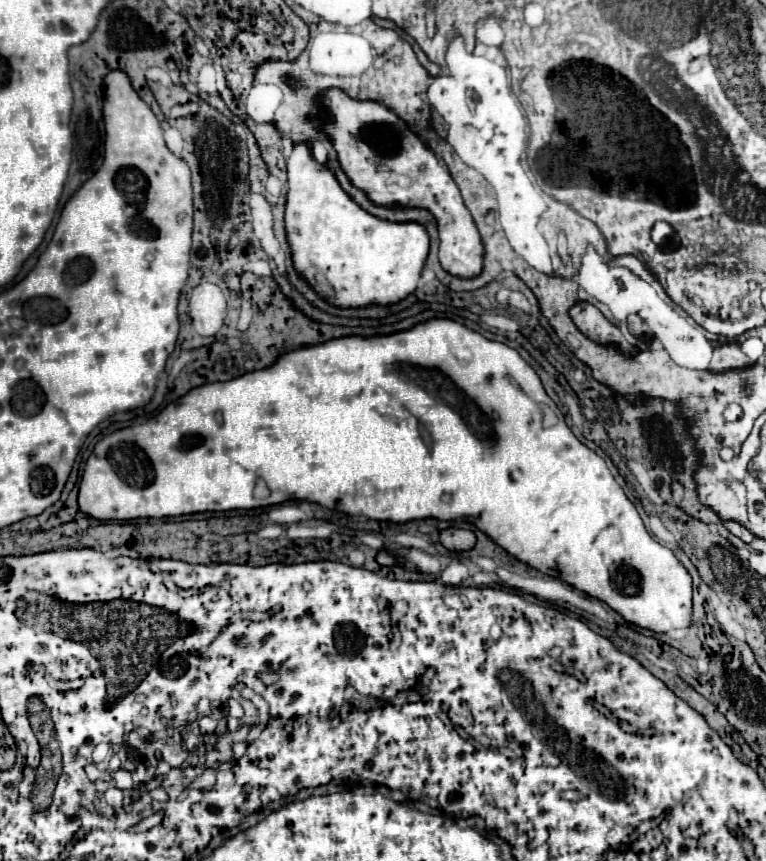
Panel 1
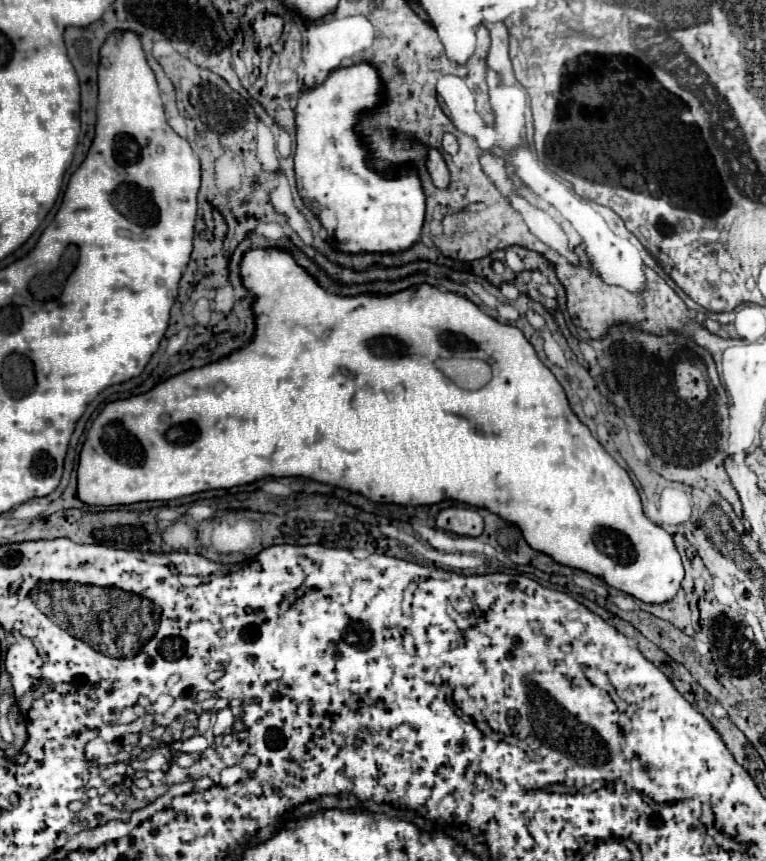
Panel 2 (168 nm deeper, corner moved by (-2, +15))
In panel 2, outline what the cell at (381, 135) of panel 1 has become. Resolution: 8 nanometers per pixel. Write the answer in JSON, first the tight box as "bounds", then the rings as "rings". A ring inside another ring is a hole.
{"bounds":[428,148,448,188],"rings":[[[432,148],[432,152],[428,152],[428,172],[430,172],[430,176],[438,188],[448,186],[448,168],[444,164],[442,154],[434,148]]]}

